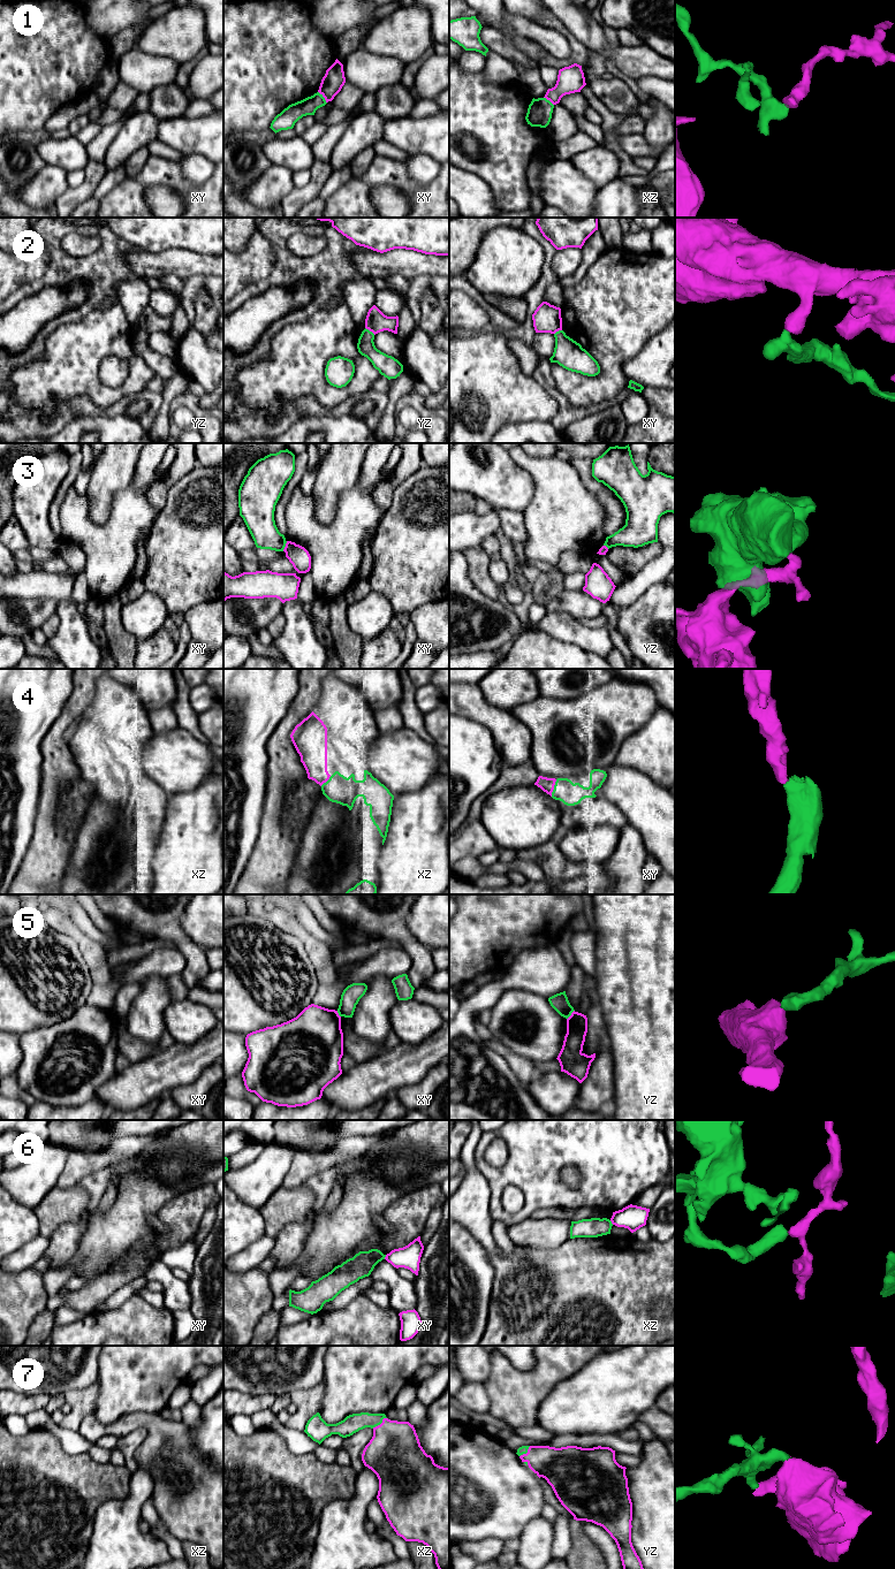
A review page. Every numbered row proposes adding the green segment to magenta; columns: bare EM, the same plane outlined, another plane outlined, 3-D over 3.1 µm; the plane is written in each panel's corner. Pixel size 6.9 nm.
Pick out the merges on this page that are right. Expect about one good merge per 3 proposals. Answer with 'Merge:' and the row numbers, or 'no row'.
Merge: 4, 7

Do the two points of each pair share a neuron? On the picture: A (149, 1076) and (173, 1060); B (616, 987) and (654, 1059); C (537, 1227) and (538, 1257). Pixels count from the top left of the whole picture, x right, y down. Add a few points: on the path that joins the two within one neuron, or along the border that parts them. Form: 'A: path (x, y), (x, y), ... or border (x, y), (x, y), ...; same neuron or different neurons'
A: path (154, 1075), (159, 1074), (167, 1066); same neuron
B: path (635, 1005), (654, 1025), (654, 1041); same neuron
C: border (564, 1242), (555, 1248), (516, 1246); different neurons

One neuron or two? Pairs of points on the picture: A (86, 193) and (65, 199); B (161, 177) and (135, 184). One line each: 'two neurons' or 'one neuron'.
A: one neuron
B: one neuron

